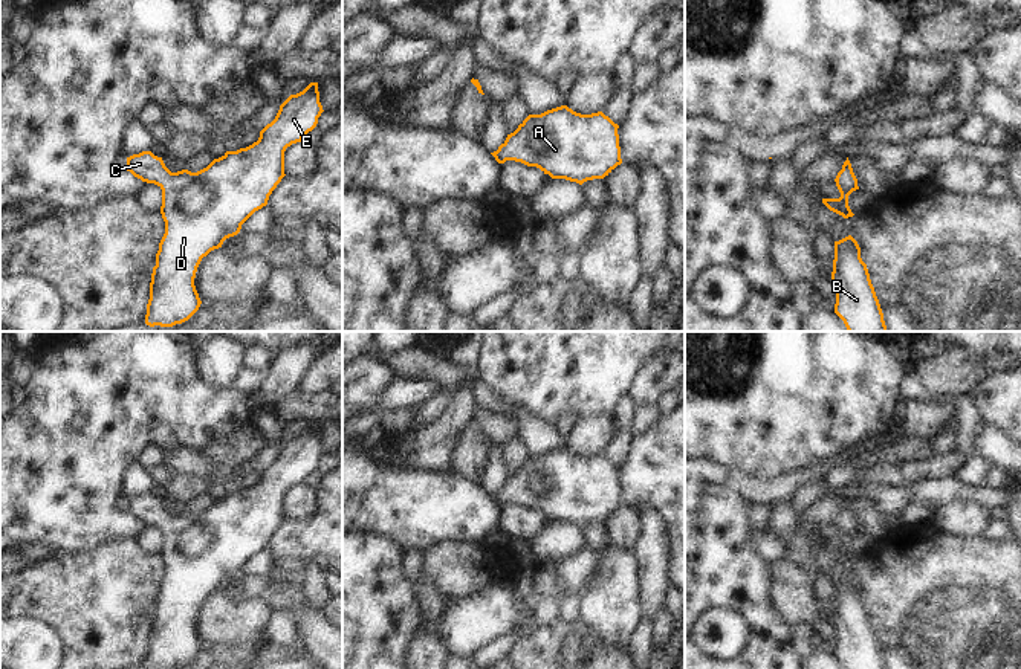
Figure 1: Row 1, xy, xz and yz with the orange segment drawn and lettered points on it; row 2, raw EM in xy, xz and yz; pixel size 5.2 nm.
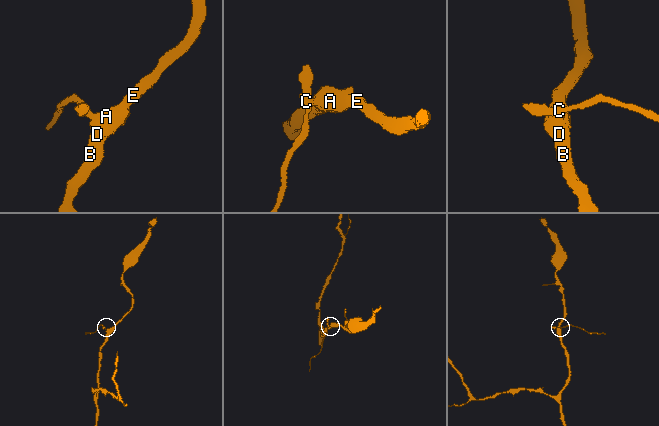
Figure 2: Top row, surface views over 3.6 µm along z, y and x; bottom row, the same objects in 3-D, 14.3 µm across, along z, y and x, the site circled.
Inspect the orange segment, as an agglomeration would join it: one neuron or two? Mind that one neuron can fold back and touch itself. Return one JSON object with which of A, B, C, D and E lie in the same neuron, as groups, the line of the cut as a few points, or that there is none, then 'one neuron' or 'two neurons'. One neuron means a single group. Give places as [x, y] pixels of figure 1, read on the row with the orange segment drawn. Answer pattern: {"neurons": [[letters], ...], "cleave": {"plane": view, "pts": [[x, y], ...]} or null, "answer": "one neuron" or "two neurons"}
{"neurons": [["A", "B", "C", "D", "E"]], "cleave": null, "answer": "one neuron"}

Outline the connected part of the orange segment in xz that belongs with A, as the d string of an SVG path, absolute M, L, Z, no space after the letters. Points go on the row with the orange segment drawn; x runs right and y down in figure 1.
M561 105L529 115L491 154L498 163L521 162L582 185L622 163L617 128L602 112L581 115Z

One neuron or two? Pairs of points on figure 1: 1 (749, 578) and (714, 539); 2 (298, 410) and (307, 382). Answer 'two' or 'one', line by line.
1: one
2: two

